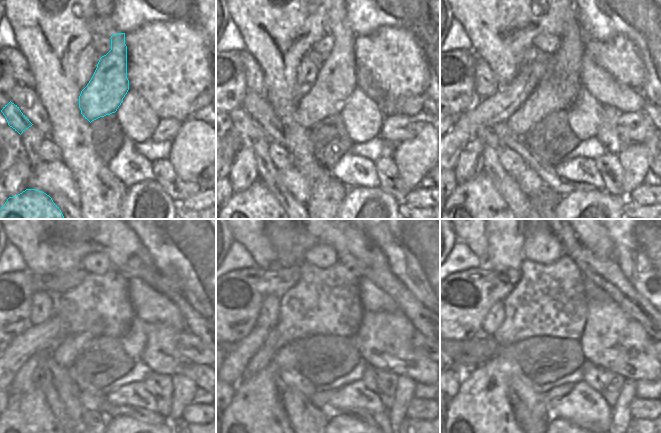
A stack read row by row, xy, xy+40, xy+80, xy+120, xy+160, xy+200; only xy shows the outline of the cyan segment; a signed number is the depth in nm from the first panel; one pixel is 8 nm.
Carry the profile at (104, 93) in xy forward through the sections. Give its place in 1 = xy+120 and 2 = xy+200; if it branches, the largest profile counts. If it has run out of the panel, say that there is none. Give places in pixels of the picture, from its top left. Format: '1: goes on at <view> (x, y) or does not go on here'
1: goes on at xy+120 (62, 359)
2: goes on at xy+200 (479, 422)

